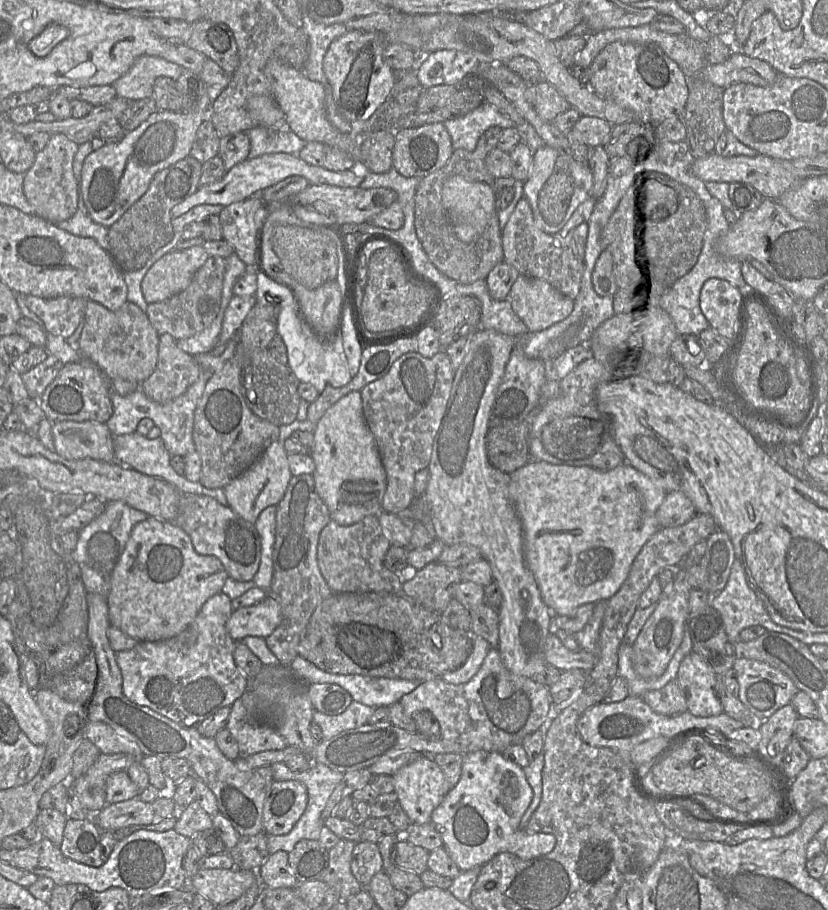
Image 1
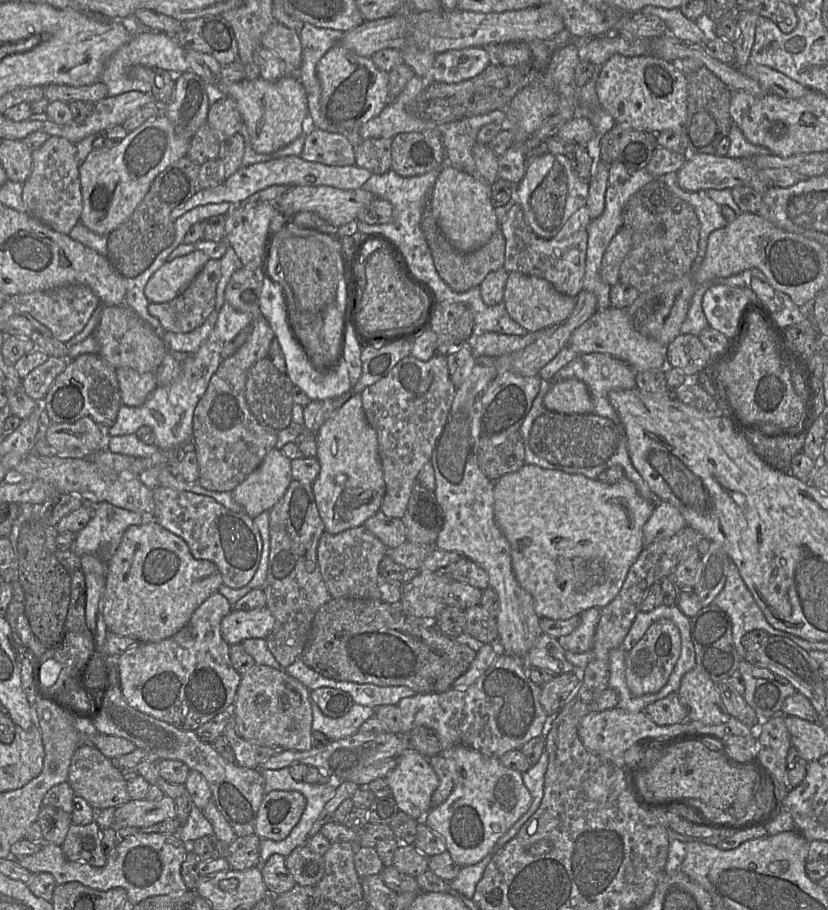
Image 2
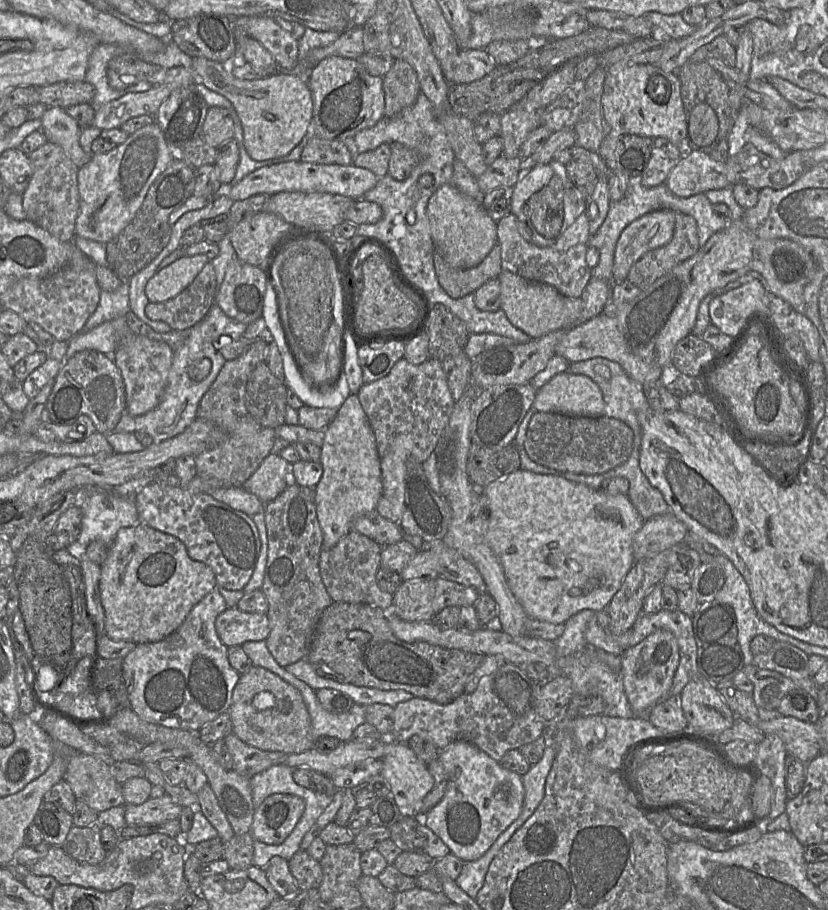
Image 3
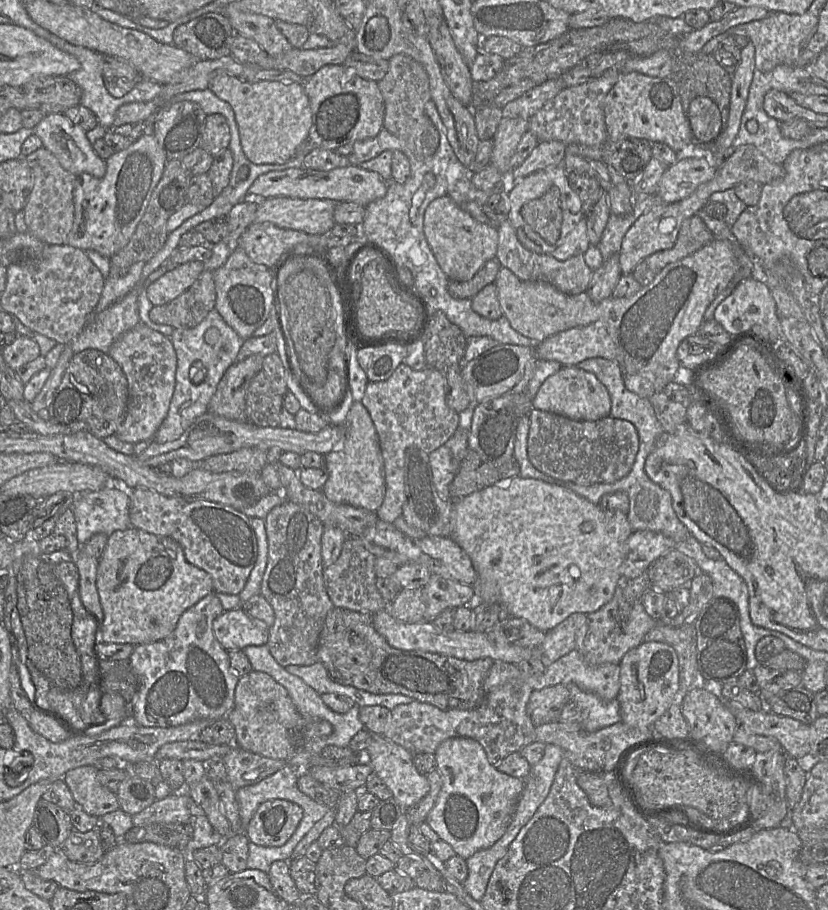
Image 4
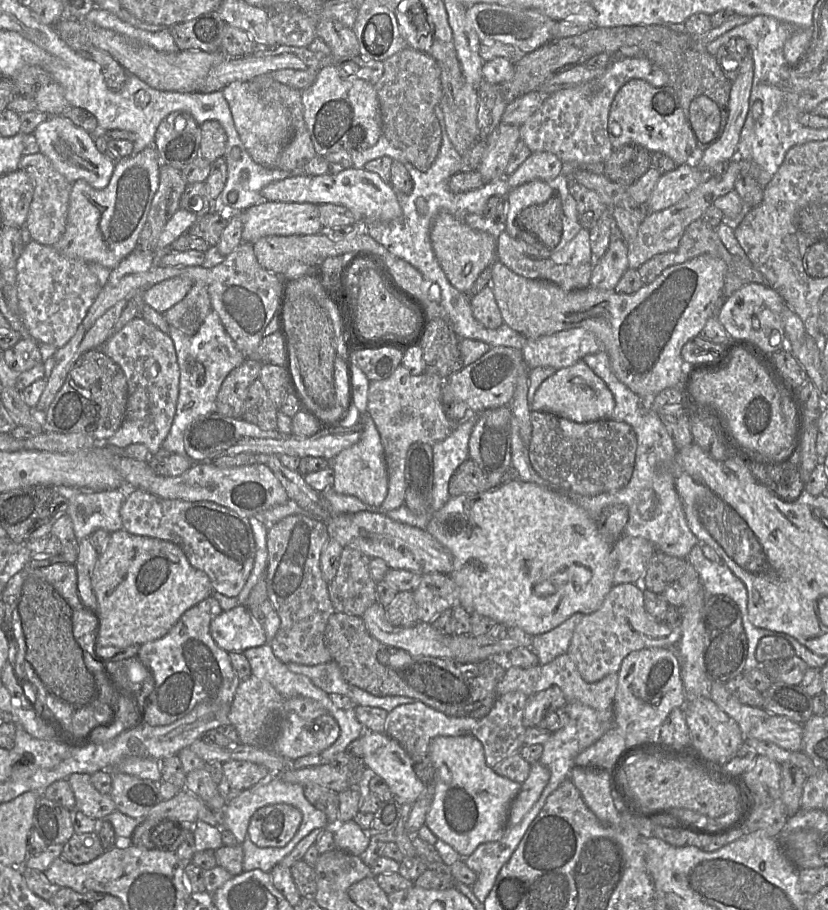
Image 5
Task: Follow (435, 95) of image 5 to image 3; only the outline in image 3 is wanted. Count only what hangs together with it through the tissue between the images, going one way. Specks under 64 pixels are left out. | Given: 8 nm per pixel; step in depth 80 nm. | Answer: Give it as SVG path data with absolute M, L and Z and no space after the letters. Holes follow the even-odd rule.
M395 59L391 69L382 77L384 116L393 117L411 107L421 93L417 74L404 60Z

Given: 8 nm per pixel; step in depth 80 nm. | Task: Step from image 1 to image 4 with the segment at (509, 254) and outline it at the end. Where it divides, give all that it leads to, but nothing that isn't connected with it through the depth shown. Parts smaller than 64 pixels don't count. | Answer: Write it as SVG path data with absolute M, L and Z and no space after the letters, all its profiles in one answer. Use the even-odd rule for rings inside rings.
M508 220L498 224L496 229L498 232L496 257L501 267L508 268L519 279L524 281L549 283L564 294L577 295L586 291L593 271L586 264L584 255L577 255L565 261L559 261L551 254L536 254L524 248Z

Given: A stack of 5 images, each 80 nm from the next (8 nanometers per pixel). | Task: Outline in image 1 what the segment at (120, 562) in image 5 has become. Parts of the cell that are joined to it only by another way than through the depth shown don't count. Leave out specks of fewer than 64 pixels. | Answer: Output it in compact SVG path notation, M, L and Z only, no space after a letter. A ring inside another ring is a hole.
M148 517L133 527L125 549L110 574L111 590L107 597L110 625L139 642L173 638L194 620L209 598L222 592L228 577L217 557L200 555L195 551L189 535L183 529L173 522Z

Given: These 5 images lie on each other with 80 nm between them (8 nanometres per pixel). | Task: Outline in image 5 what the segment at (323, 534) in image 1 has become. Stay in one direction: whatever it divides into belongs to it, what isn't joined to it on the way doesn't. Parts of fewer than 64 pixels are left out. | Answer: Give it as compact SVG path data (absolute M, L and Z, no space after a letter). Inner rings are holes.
M343 548L337 573L328 583L328 592L335 612L361 617L371 605L377 603L377 583L370 574L370 560L358 550Z

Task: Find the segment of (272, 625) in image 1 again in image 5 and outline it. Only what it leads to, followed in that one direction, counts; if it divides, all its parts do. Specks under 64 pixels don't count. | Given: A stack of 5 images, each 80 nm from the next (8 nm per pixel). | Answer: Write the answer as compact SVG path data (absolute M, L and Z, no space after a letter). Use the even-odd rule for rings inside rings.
M239 605L229 611L223 611L210 623L210 635L216 645L227 653L243 653L249 648L255 648L267 644L267 637L251 616L246 606Z

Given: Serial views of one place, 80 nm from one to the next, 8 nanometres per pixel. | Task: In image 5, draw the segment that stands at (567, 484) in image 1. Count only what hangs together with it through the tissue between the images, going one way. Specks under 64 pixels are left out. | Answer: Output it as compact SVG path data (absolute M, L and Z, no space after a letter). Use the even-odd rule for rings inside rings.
M518 478L482 493L451 497L440 510L432 515L426 526L426 531L448 549L453 556L453 570L449 575L459 590L459 606L471 615L479 614L489 617L498 624L518 627L532 636L554 629L575 613L585 615L597 611L614 586L613 547L615 543L609 542L609 538L602 534L598 521L564 494L535 483L521 481Z

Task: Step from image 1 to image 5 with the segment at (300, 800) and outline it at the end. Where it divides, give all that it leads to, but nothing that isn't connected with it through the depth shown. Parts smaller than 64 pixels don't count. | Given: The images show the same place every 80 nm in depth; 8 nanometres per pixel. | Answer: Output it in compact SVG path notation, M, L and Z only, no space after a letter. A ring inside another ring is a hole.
M292 805L265 806L251 817L248 837L260 848L282 848L295 836L301 822L302 813Z

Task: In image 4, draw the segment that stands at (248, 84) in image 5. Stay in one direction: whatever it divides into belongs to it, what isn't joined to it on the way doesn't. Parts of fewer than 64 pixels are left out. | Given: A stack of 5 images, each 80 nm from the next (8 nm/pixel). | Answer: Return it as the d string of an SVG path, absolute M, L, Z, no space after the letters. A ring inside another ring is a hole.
M217 73L210 80L208 90L231 105L242 149L252 163L283 164L307 141L312 117L303 83L268 80L250 83Z

